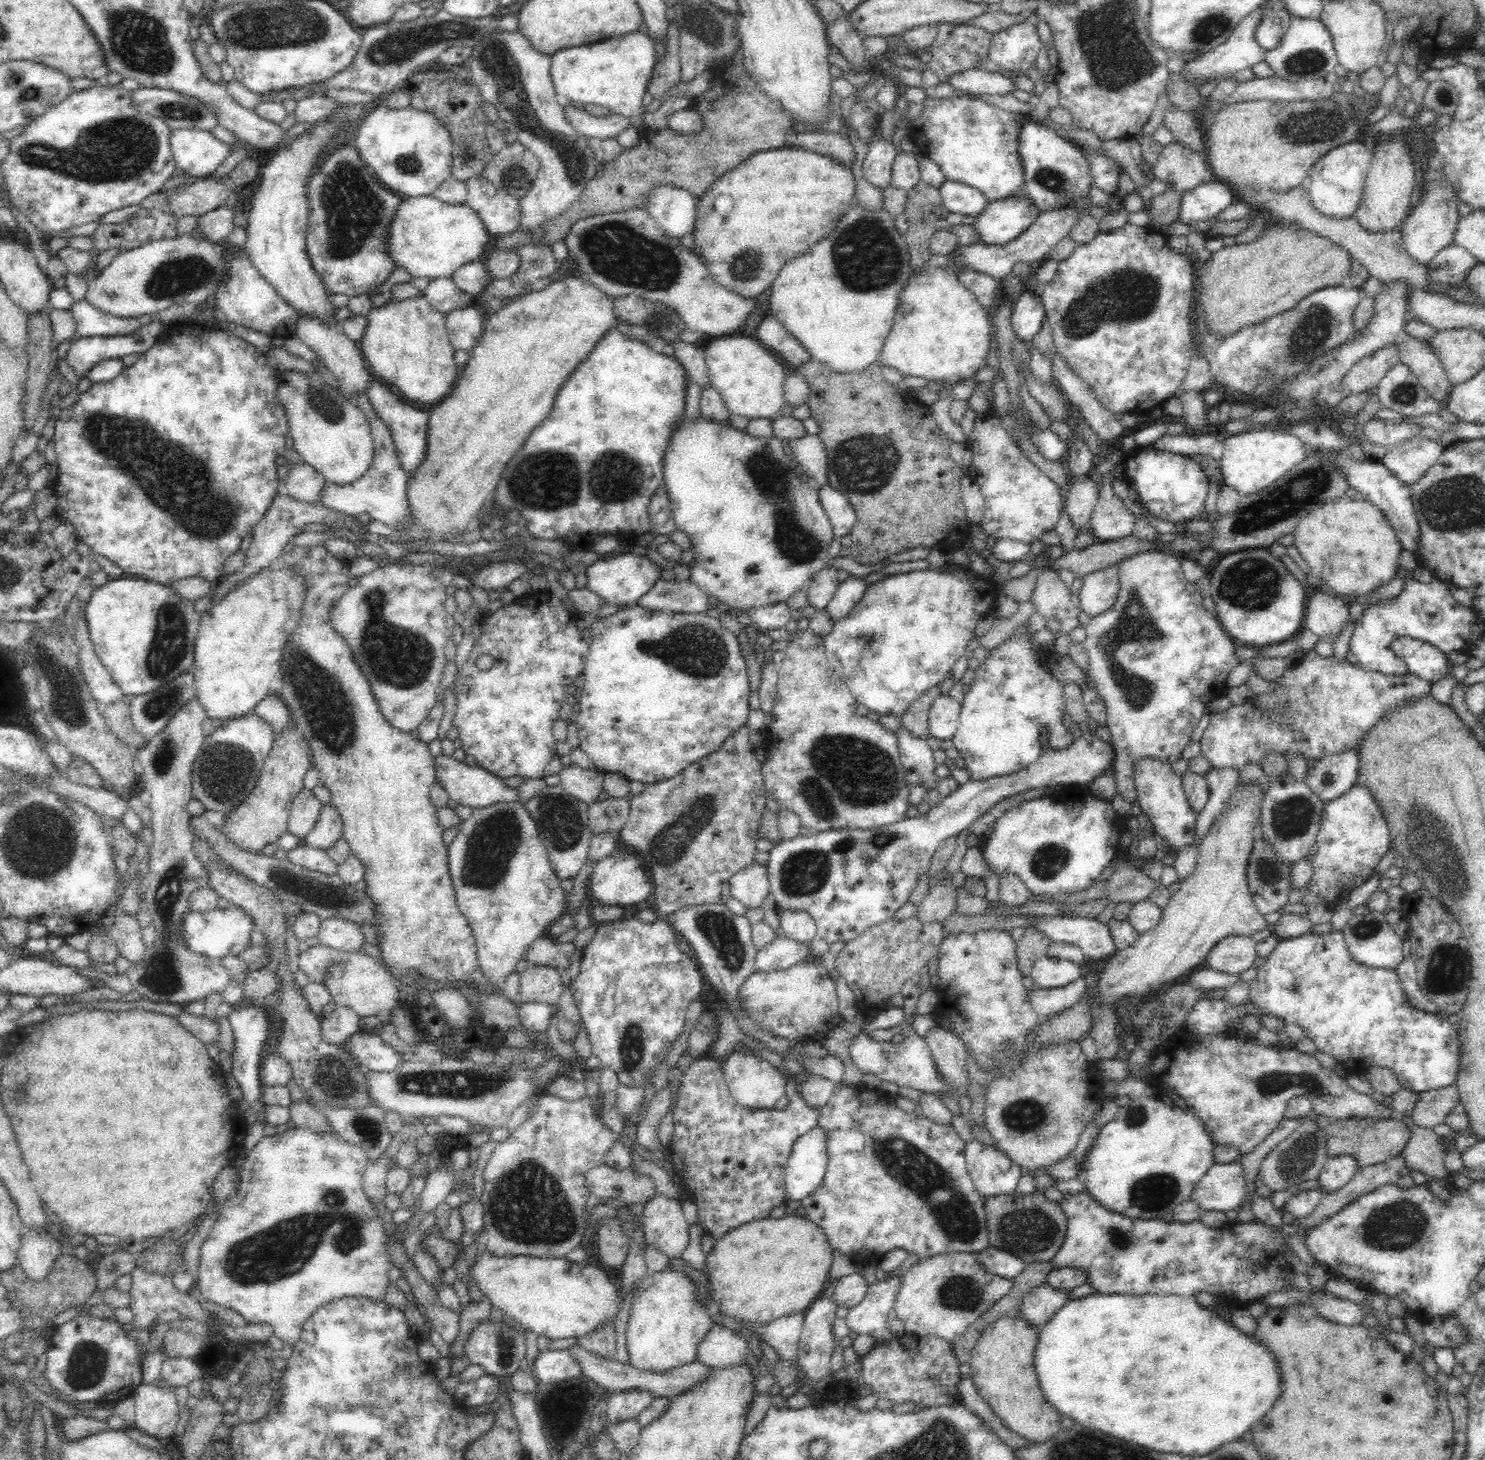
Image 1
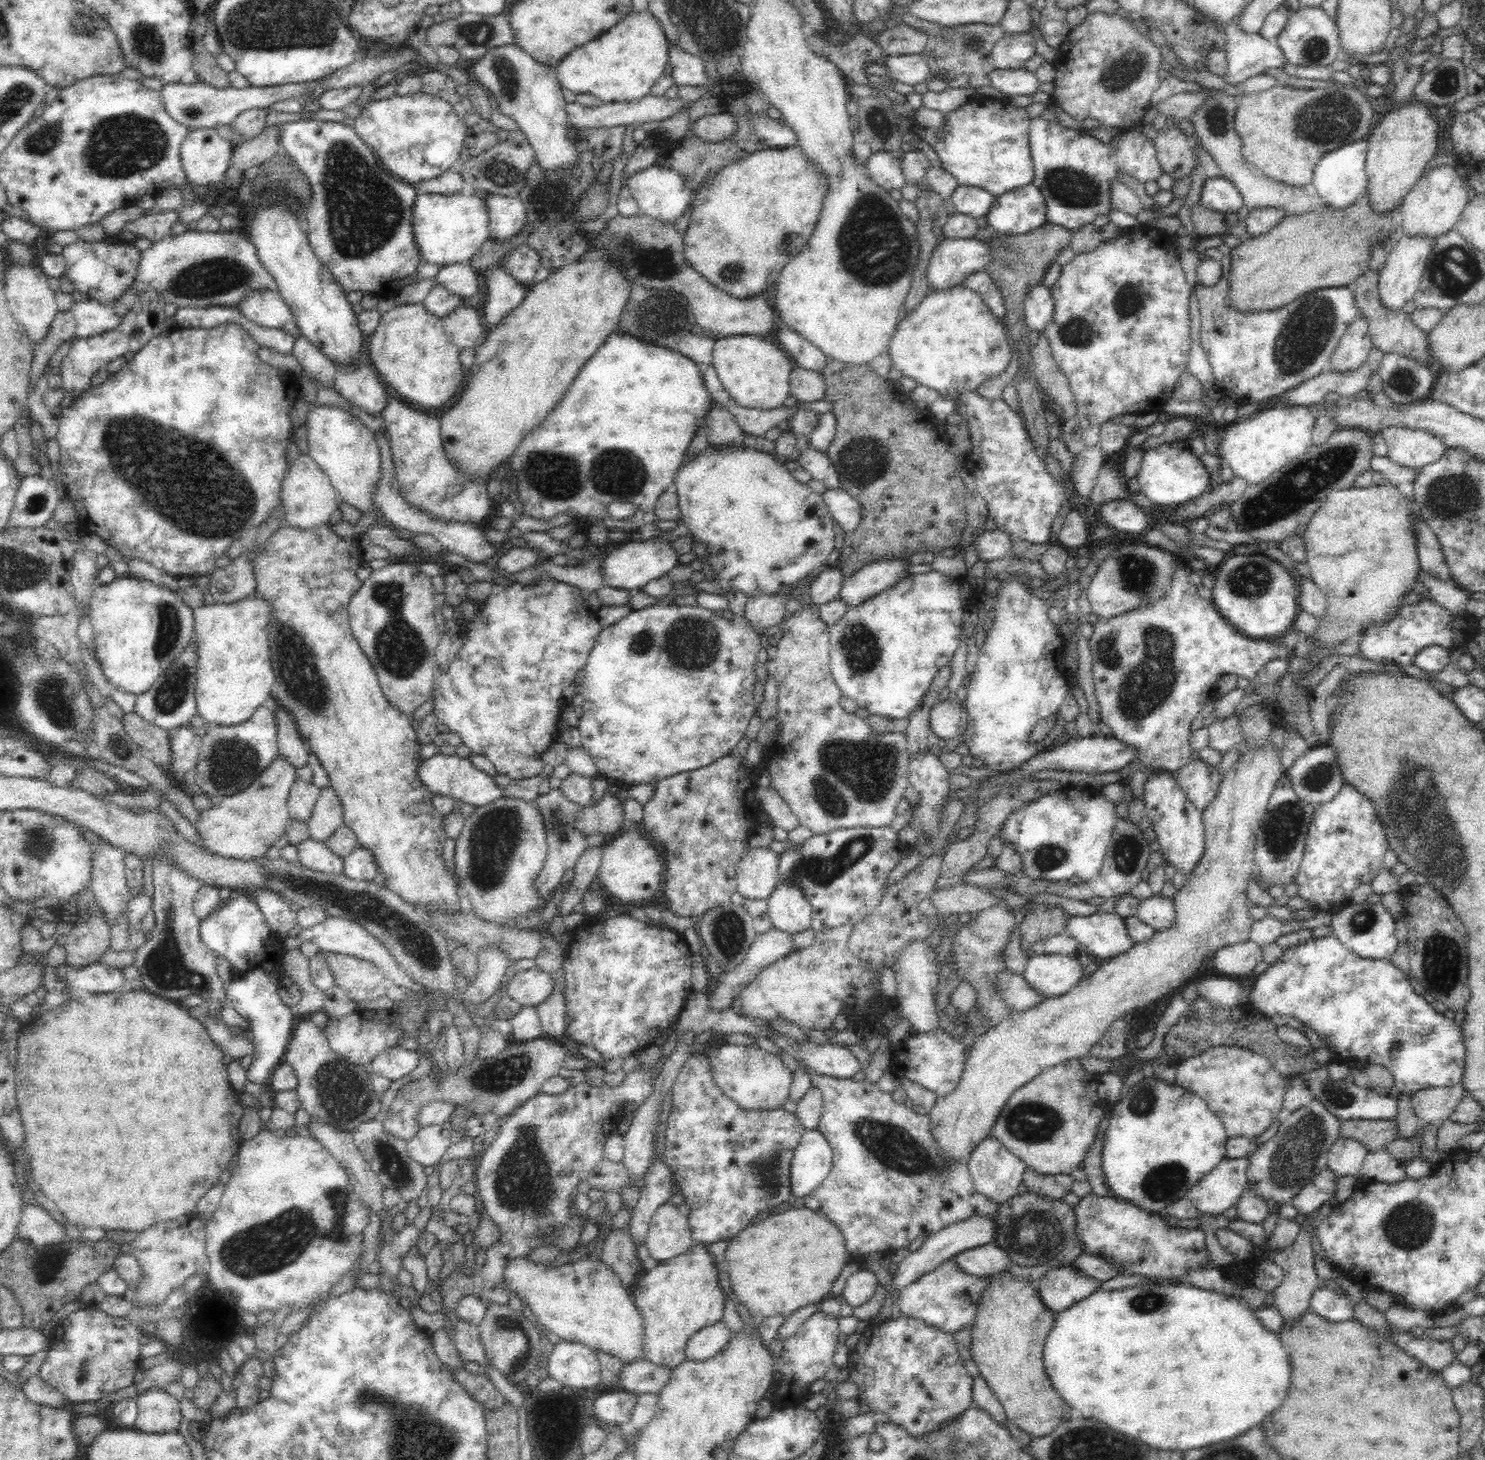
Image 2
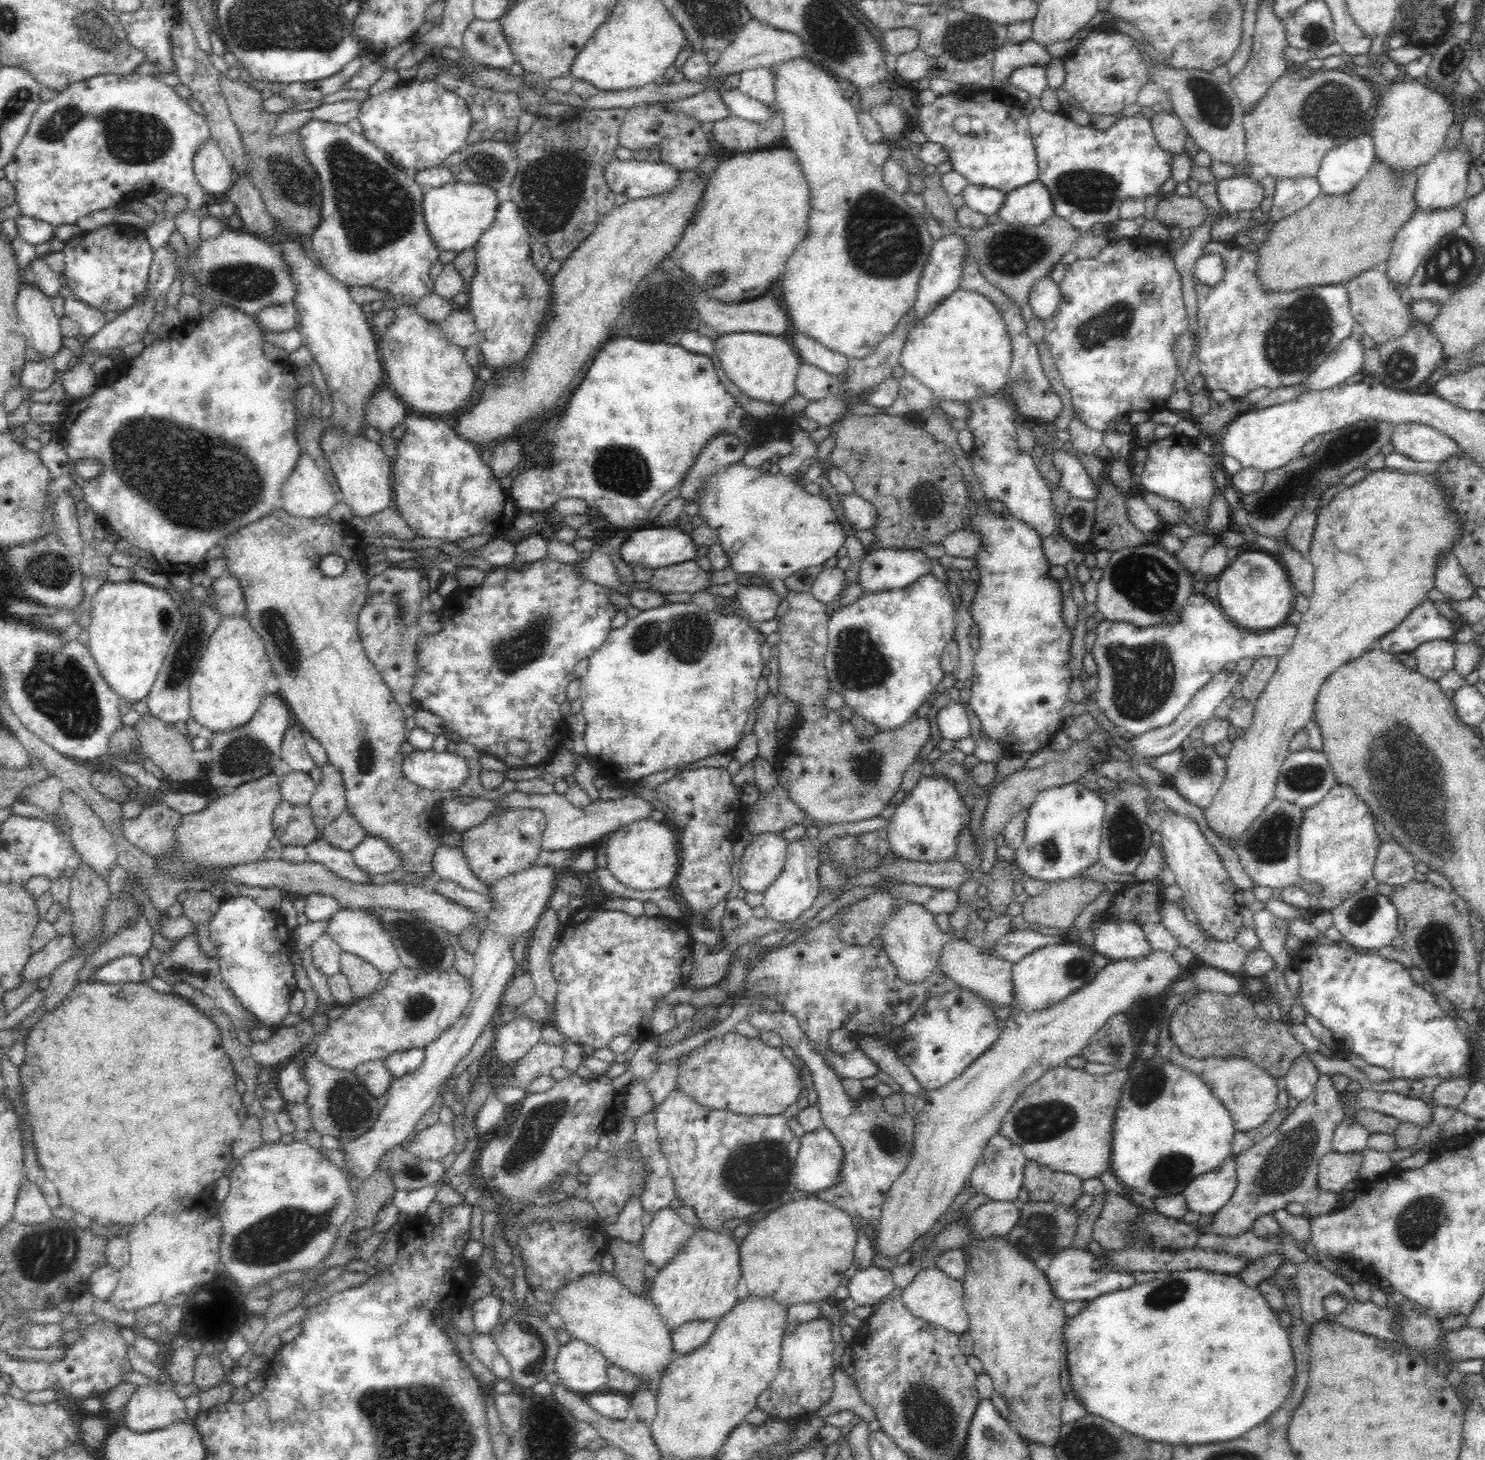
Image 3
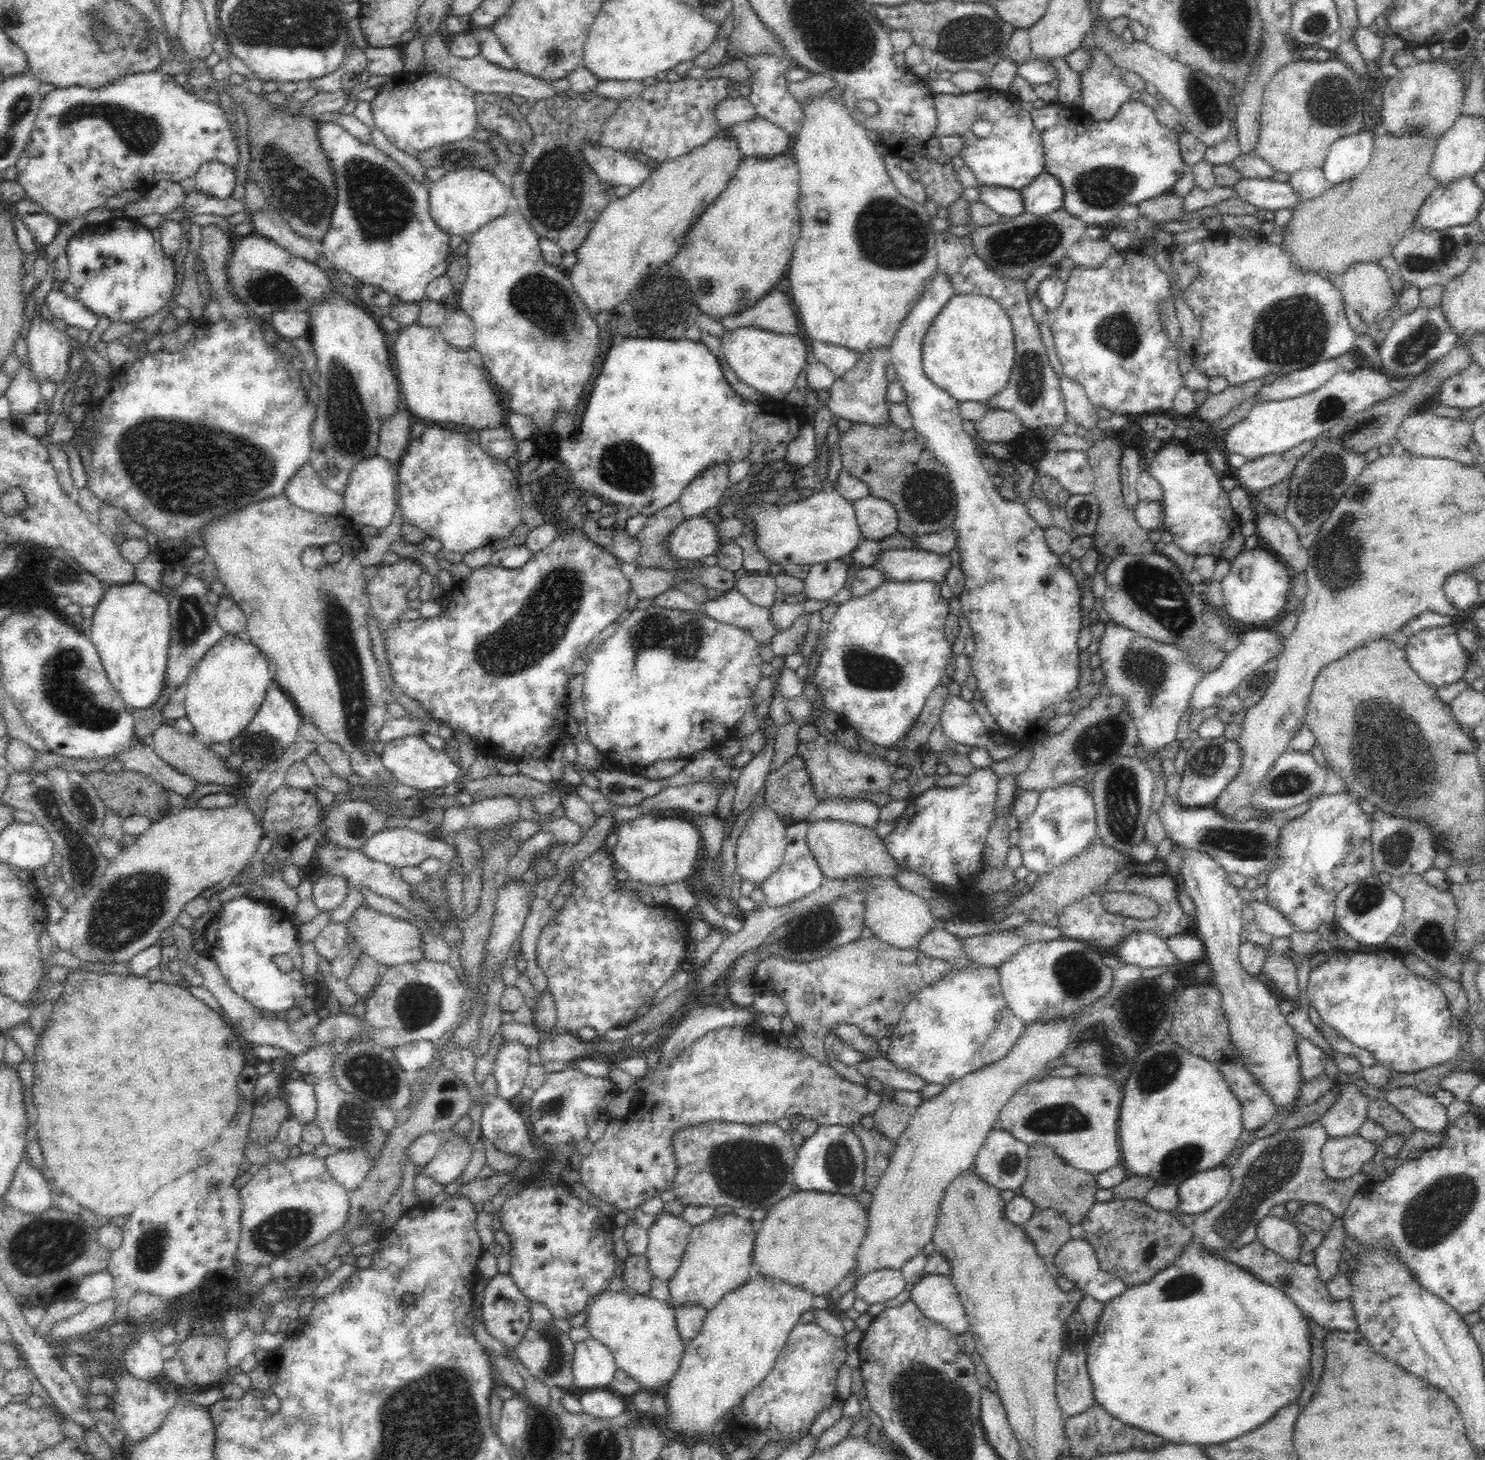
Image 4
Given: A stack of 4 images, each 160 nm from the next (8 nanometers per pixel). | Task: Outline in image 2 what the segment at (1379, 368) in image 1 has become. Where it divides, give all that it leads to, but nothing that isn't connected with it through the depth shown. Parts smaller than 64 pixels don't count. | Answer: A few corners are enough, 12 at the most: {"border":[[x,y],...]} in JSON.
{"border":[[1370,348],[1352,372],[1325,371],[1283,392],[1289,404],[1323,402],[1365,390],[1384,353]]}

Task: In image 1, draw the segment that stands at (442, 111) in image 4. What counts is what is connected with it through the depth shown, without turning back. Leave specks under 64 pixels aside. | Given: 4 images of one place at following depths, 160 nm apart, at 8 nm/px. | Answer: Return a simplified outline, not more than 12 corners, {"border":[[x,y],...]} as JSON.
{"border":[[371,106],[352,142],[376,181],[430,196],[451,176],[428,111]]}

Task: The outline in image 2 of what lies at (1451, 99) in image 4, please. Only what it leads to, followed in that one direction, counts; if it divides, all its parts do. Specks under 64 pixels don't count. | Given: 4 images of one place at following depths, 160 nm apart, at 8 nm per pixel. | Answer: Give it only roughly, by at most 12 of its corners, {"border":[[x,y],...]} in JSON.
{"border":[[1413,100],[1366,139],[1370,209],[1415,187],[1436,152],[1437,118]]}

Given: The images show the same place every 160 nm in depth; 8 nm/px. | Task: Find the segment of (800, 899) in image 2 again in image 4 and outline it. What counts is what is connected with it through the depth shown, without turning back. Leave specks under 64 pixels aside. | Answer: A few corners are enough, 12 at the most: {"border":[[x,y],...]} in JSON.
{"border":[[808,821],[786,827],[783,863],[761,884],[763,907],[783,907],[825,879]]}

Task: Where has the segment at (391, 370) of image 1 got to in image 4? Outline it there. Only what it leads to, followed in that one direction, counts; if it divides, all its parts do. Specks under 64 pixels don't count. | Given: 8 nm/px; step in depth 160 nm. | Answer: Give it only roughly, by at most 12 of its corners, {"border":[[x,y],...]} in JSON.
{"border":[[418,321],[390,344],[407,410],[496,428],[497,390]]}

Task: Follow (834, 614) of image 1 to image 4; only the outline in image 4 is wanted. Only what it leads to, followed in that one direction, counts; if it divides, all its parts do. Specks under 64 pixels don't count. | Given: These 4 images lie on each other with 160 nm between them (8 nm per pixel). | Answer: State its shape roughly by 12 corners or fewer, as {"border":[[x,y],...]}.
{"border":[[923,549],[886,550],[870,568],[885,582],[942,584],[949,555]]}

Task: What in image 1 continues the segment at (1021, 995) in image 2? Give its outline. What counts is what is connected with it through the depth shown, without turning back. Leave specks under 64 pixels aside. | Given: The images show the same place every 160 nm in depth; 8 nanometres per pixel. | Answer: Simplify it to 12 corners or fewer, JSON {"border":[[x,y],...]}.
{"border":[[1081,977],[1063,988],[1034,988],[1032,1009],[1045,1019],[1074,1008],[1088,989]]}

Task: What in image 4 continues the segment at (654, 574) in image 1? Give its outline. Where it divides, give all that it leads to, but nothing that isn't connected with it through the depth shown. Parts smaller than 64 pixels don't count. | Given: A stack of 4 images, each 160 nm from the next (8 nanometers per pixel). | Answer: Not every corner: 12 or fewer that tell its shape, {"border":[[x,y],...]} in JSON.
{"border":[[700,515],[684,519],[665,541],[675,560],[714,555],[720,538]]}

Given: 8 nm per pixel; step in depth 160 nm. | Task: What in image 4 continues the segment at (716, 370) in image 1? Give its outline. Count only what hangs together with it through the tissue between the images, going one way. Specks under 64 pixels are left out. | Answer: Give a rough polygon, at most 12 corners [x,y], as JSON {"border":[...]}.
{"border":[[729,330],[721,352],[739,380],[785,400],[806,366],[802,334]]}

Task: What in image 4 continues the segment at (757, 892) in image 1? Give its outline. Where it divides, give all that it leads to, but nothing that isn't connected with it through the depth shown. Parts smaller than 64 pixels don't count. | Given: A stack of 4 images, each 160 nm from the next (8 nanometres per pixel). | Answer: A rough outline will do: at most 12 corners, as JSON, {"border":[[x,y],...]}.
{"border":[[768,805],[738,837],[735,872],[756,888],[783,863],[786,827]]}

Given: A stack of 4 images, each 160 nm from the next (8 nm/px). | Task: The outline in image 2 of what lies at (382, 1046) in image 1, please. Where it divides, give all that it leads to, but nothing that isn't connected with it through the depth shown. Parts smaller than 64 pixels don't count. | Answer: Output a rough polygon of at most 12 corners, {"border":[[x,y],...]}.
{"border":[[388,1048],[371,1061],[391,1081],[418,1067],[416,1051]]}

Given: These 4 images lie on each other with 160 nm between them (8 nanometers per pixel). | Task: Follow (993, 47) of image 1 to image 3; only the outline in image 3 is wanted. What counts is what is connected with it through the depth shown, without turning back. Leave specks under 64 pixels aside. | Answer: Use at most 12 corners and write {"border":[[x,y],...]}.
{"border":[[1033,39],[1007,41],[993,61],[995,87],[1027,65],[1053,60]]}

